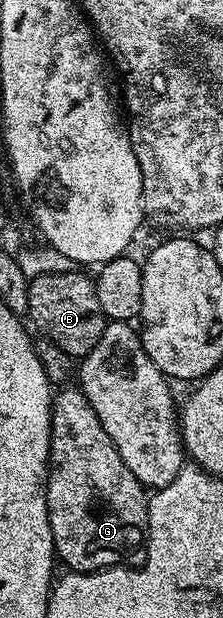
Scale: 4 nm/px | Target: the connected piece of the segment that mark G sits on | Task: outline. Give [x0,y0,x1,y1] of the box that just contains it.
[47,384,149,574]

